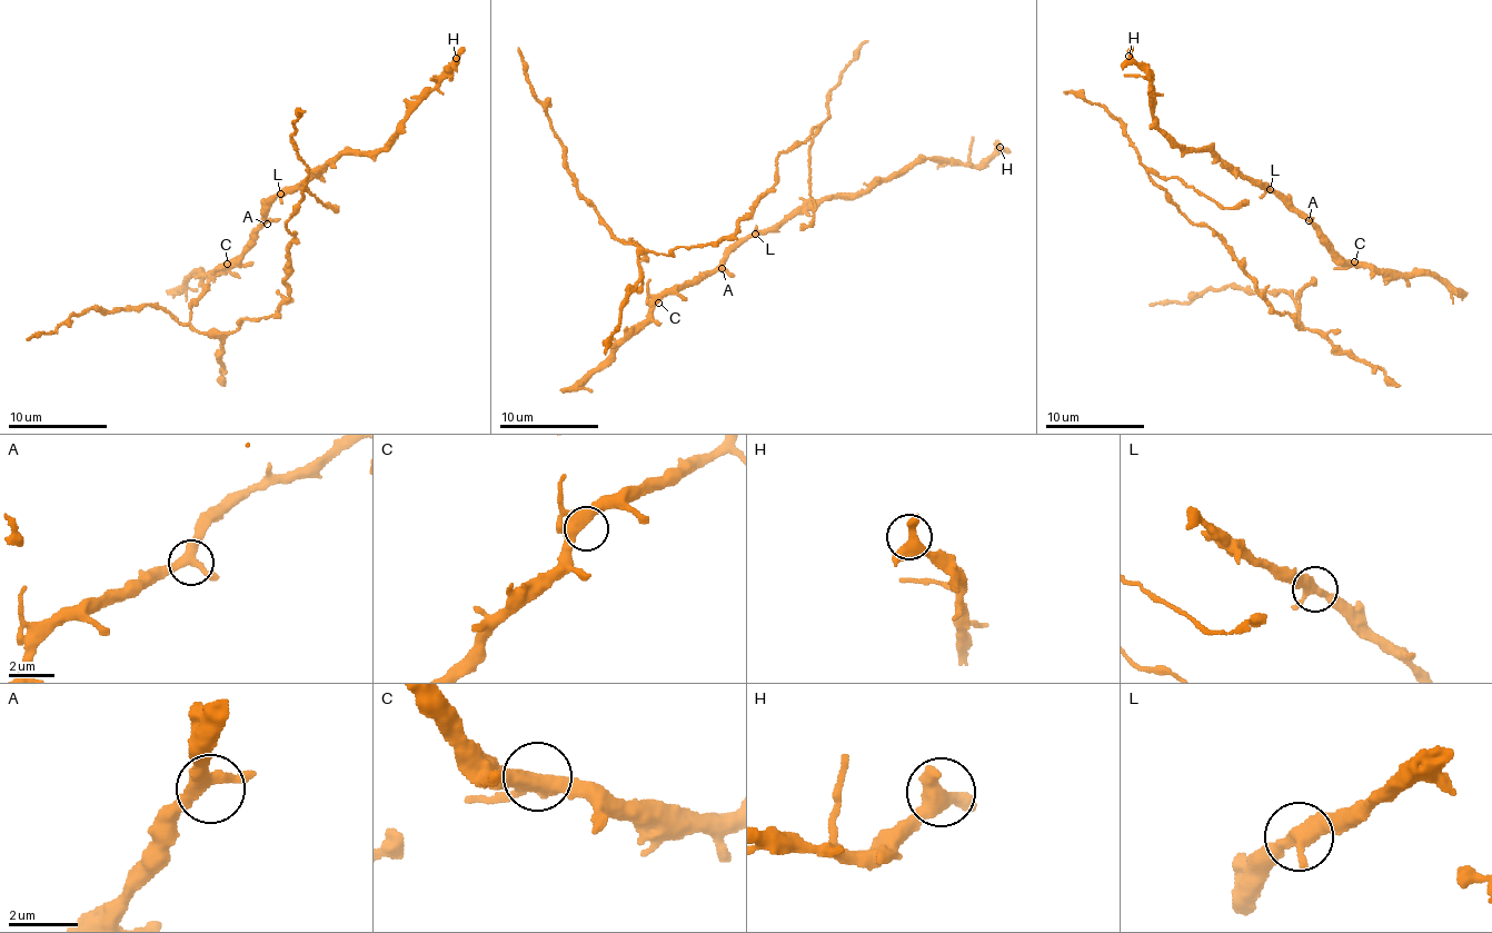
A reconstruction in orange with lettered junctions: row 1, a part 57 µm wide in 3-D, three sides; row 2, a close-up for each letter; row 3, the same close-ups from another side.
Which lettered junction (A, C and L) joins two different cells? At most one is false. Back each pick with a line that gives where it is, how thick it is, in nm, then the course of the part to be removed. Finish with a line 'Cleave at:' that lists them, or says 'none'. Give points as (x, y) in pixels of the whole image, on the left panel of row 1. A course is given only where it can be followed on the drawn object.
Cleave at: none

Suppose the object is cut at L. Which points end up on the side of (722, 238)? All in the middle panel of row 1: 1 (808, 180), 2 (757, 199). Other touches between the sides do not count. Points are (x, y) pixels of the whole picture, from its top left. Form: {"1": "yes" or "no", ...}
{"1": "yes", "2": "yes"}

